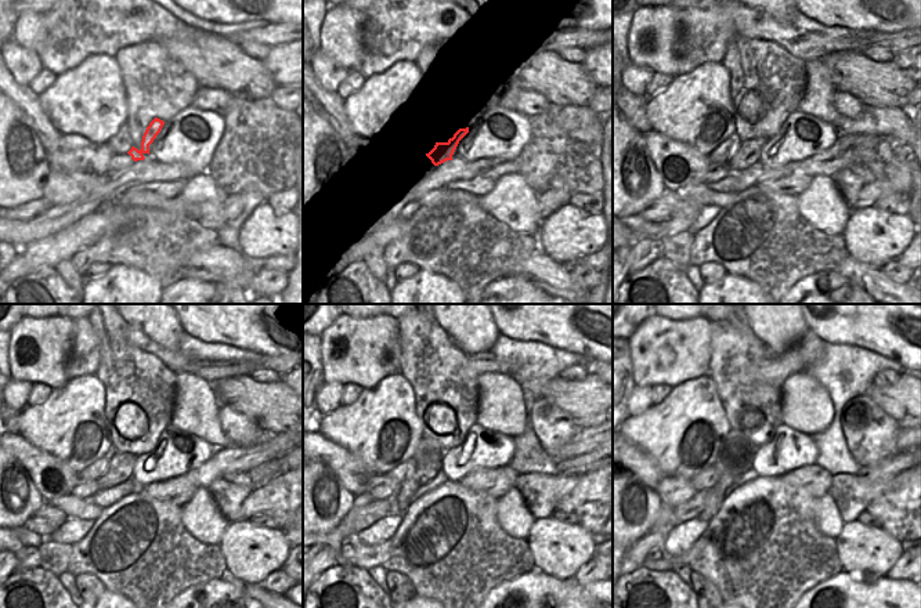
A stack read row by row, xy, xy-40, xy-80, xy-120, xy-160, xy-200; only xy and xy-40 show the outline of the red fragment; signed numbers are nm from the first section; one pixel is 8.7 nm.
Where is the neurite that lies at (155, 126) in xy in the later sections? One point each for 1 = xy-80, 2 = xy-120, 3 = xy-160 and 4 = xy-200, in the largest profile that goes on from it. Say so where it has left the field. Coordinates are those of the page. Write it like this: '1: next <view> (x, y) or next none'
1: next xy-80 (748, 152)
2: next xy-120 (121, 467)
3: next xy-160 (401, 502)
4: next xy-200 (717, 494)

